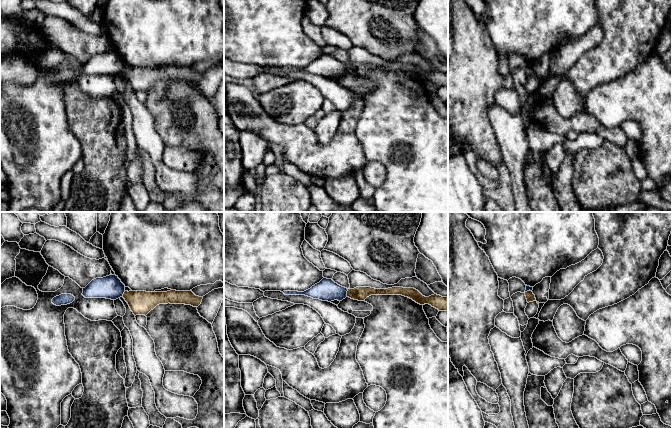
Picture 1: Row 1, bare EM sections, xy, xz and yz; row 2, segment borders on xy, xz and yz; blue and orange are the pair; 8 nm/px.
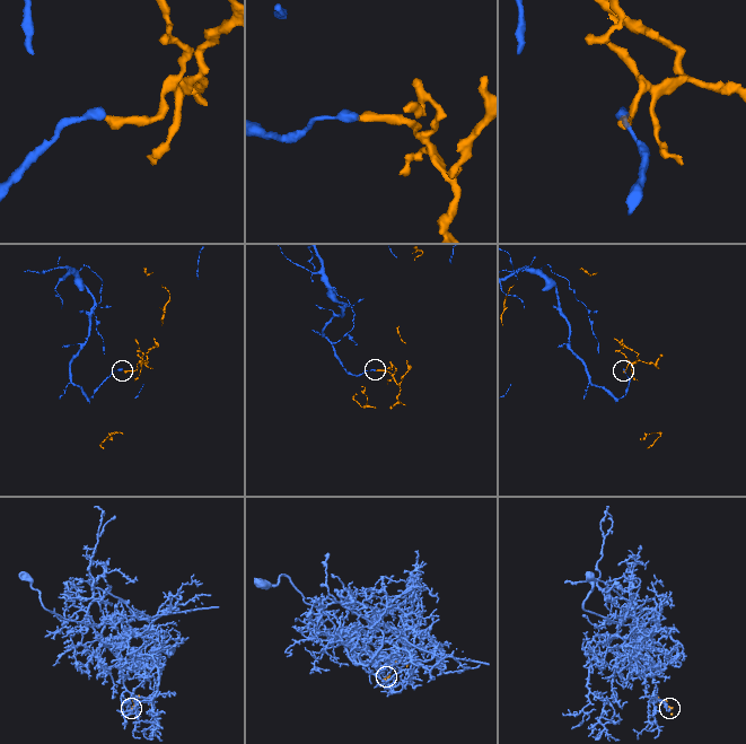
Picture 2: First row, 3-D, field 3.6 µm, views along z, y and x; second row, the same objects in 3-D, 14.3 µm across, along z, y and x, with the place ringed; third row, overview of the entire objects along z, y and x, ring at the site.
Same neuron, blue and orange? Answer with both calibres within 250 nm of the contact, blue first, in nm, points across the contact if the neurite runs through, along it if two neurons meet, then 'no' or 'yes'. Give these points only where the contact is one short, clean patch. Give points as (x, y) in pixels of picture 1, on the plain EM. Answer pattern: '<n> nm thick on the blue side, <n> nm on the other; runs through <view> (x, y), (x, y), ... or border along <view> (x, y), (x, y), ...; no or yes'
180 nm thick on the blue side, 110 nm on the other; border along xz (348, 65), (346, 72); no

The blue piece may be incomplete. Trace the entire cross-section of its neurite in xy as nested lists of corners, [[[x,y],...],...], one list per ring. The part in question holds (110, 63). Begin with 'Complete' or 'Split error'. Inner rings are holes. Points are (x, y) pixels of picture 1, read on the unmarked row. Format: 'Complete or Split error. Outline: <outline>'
Complete. Outline: [[[116,51],[92,56],[85,64],[82,71],[85,74],[106,74],[116,76],[123,72],[125,61]]]

